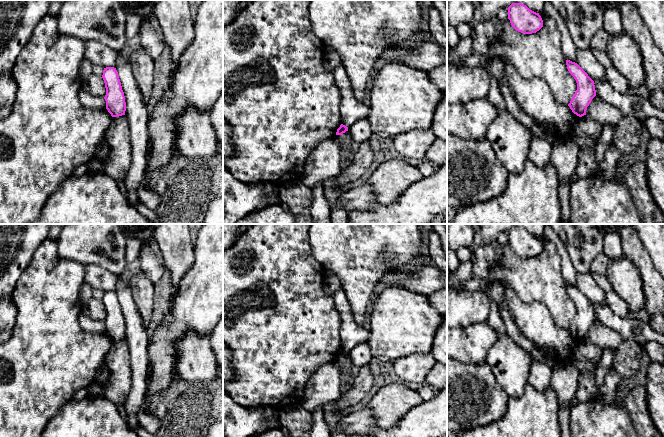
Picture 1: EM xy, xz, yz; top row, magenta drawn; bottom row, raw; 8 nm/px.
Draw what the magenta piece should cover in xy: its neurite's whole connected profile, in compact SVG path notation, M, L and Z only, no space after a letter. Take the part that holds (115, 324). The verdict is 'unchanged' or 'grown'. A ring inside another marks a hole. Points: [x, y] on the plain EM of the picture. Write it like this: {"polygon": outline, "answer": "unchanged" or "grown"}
{"polygon": "M104 292L102 302L106 312L106 319L104 321L106 325L106 333L112 341L125 339L125 320L116 292Z", "answer": "unchanged"}

